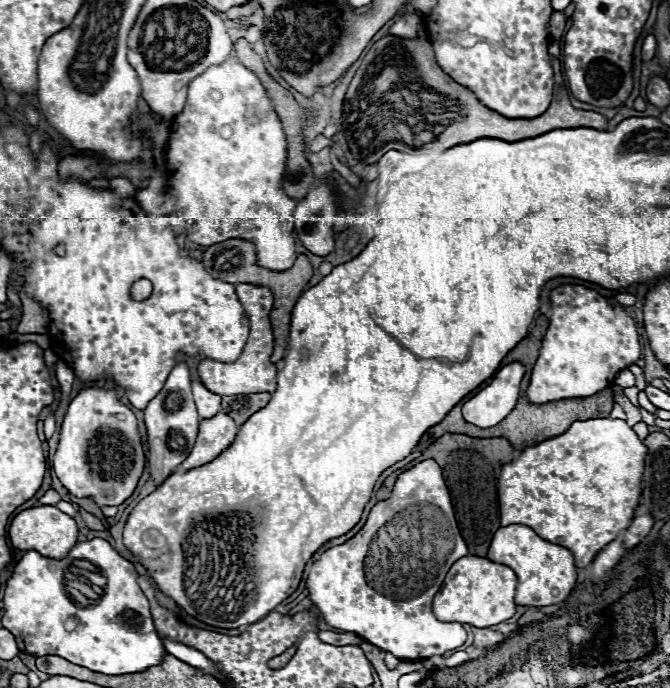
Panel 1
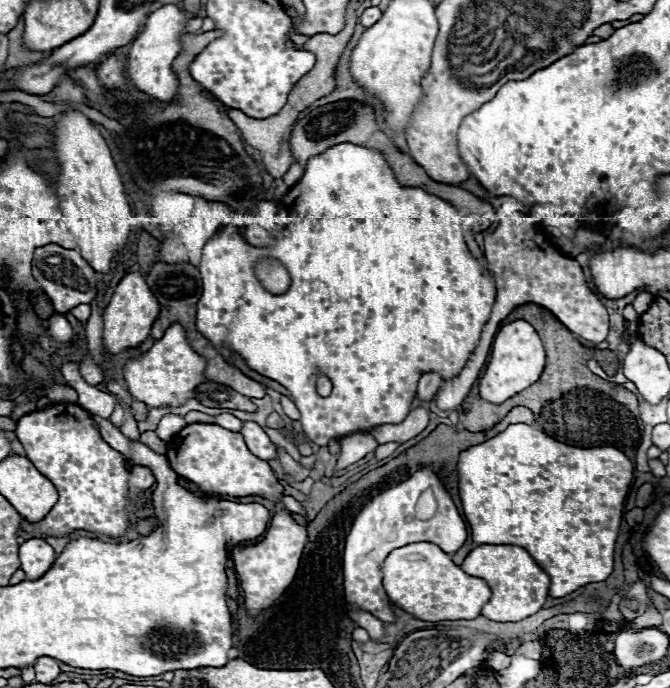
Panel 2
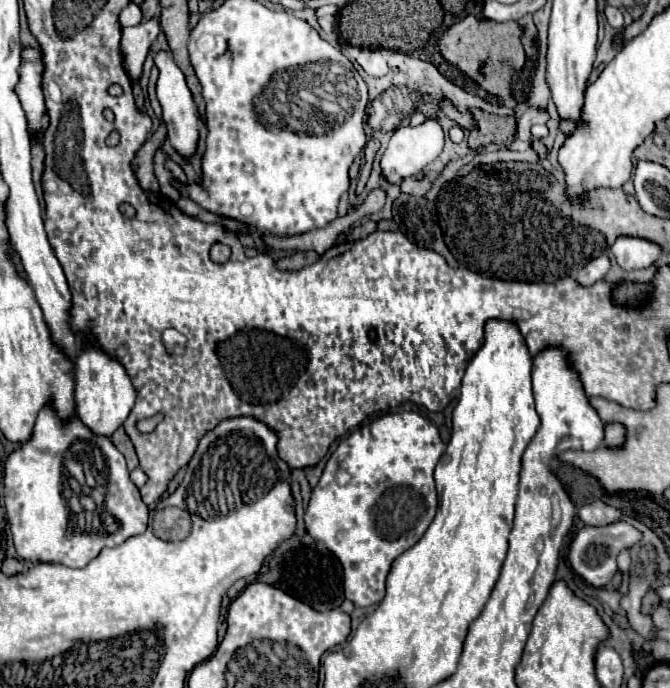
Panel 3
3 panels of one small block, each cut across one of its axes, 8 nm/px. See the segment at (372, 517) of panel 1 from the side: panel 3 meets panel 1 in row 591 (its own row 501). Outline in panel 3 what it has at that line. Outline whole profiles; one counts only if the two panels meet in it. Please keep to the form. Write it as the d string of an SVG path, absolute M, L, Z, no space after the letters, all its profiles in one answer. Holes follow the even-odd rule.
M394 412L356 428L328 458L320 482L312 490L304 520L308 534L322 542L340 560L344 568L344 594L354 602L354 606L372 606L384 598L384 582L390 564L402 552L412 548L432 524L438 510L438 496L432 474L444 450L446 444L442 442L438 428L430 420L414 412ZM338 468L346 468L352 476L346 486L338 486L334 478Z

